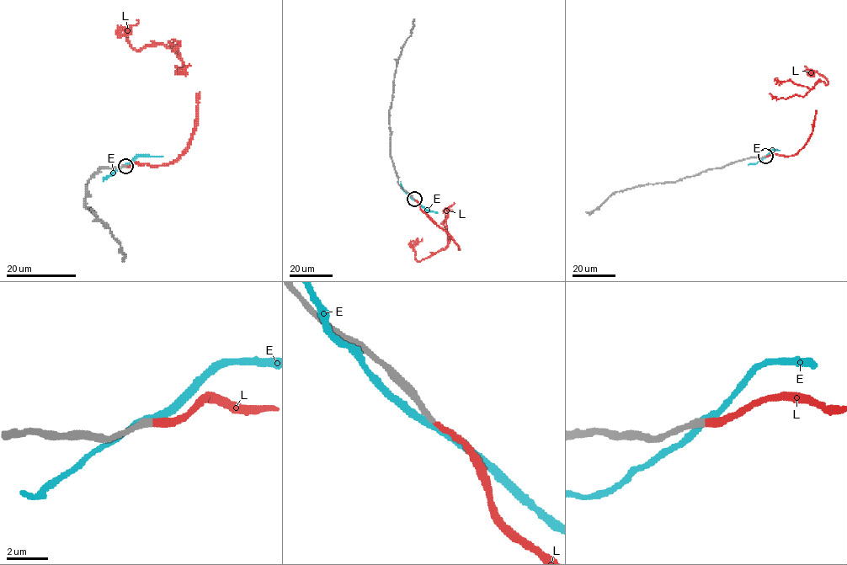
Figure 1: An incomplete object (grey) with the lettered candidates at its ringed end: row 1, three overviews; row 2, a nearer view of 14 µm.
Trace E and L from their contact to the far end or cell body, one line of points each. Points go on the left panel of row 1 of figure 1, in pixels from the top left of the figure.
E: (124, 165), (138, 156), (162, 157)
L: (125, 165), (171, 163), (195, 127), (199, 92), (174, 49), (131, 46), (123, 29), (136, 19)

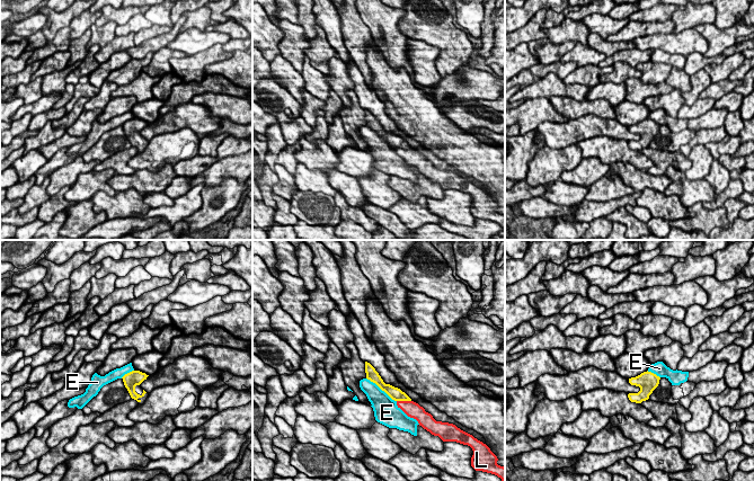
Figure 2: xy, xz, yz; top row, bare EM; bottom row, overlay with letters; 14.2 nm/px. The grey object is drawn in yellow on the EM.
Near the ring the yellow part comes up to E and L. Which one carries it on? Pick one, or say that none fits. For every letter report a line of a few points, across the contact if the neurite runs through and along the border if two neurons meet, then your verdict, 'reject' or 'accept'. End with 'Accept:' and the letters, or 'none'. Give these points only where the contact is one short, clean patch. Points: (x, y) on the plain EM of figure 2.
E: reject
L: line xz (395, 141), (404, 148), (411, 157); accept
Accept: L

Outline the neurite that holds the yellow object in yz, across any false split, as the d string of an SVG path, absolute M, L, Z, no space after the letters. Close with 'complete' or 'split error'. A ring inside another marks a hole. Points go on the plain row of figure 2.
M644 119L636 125L629 126L631 133L640 135L638 141L629 141L628 145L631 150L641 151L649 146L649 143L658 134L660 125L651 119Z | complete

